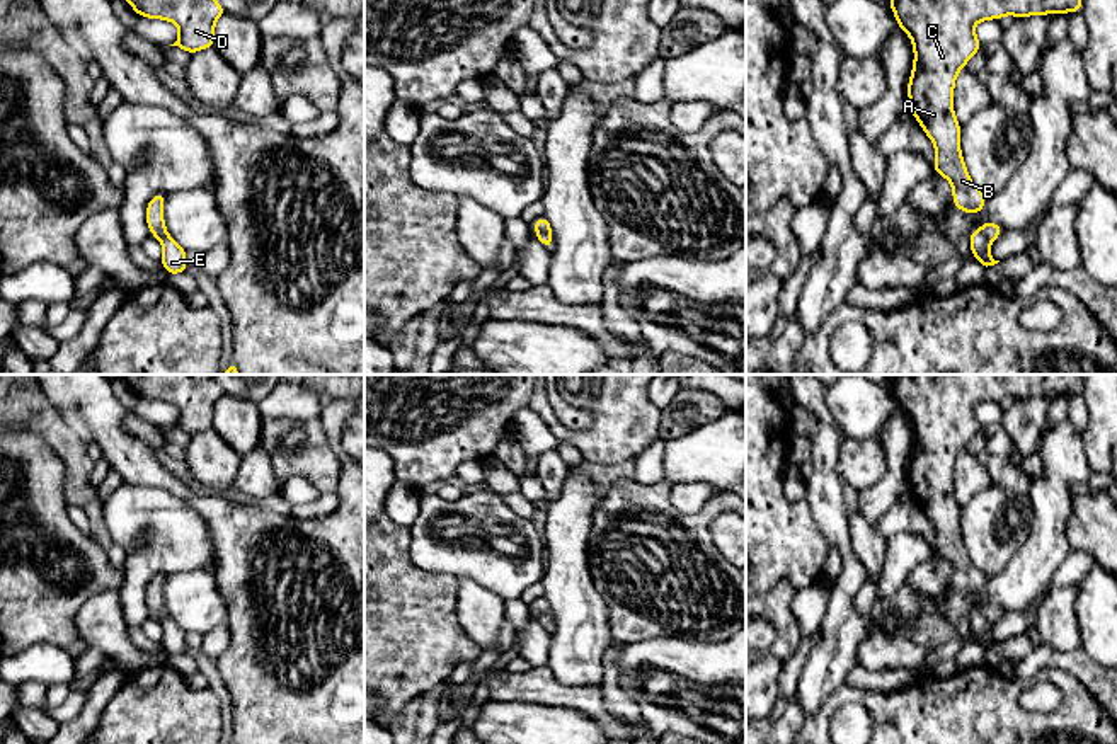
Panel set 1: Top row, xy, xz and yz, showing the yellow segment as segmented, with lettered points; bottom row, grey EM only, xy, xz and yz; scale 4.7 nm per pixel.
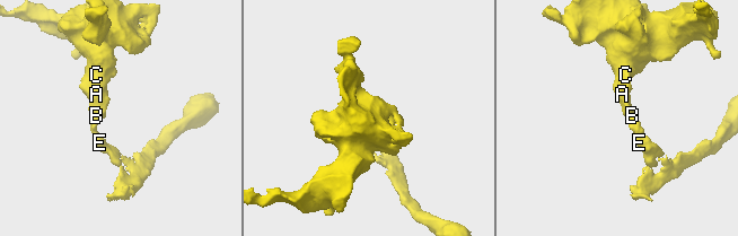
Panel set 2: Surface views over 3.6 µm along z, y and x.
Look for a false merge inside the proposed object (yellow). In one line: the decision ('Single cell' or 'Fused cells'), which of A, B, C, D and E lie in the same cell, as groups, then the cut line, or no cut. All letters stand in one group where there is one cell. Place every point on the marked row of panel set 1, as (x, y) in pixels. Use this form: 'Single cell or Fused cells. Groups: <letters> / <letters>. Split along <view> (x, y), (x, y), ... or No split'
Single cell. Groups: A B C D E. No split

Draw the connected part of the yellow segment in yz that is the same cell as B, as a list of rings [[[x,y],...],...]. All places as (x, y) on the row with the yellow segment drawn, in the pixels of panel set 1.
[[[891,0],[889,7],[913,41],[908,97],[911,114],[935,145],[933,169],[952,184],[952,201],[962,213],[981,213],[986,194],[965,169],[954,112],[955,78],[982,48],[974,26],[1003,15],[1081,12],[1081,0]]]

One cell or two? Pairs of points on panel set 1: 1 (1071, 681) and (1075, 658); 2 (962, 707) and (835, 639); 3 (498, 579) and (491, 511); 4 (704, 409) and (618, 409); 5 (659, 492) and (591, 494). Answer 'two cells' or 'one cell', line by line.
1: two cells
2: two cells
3: one cell
4: two cells
5: two cells

